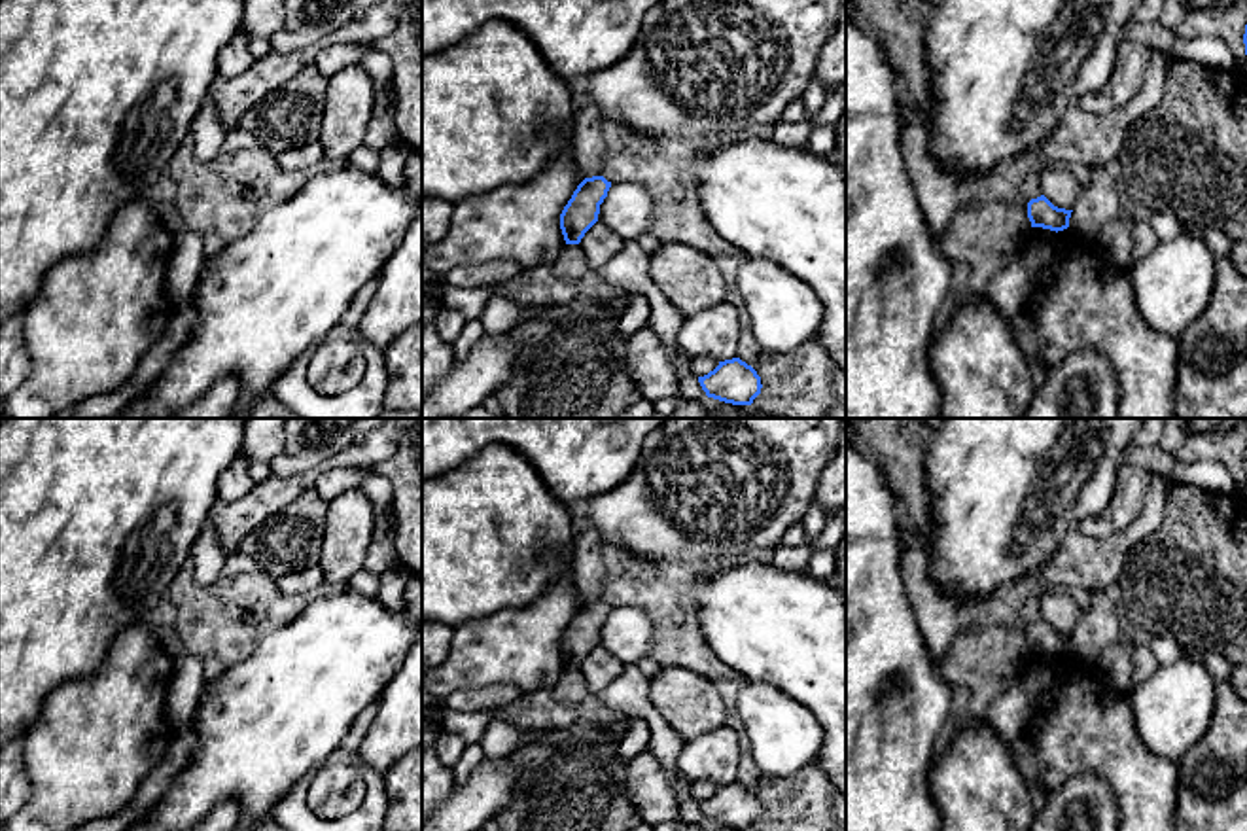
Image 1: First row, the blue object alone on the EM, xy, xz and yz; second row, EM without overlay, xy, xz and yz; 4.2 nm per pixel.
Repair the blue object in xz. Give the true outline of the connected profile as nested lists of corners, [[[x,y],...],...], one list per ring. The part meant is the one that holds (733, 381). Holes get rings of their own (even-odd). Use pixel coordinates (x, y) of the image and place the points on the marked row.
[[[740,358],[719,362],[698,382],[708,398],[732,405],[751,405],[763,388],[757,371]]]

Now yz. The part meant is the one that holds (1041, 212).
[[[1045,195],[1027,203],[1031,227],[1043,227],[1056,233],[1069,227],[1071,212],[1073,210],[1054,206]]]

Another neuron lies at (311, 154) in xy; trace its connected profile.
[[[316,140],[316,142],[310,142],[310,144],[305,144],[305,146],[280,153],[276,157],[276,163],[284,170],[301,170],[301,168],[314,167],[314,165],[322,163],[324,159],[325,159],[324,148]]]

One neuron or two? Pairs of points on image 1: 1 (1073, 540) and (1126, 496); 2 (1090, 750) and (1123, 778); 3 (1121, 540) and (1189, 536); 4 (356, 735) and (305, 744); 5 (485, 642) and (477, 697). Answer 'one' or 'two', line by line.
1: two
2: one
3: two
4: two
5: two

